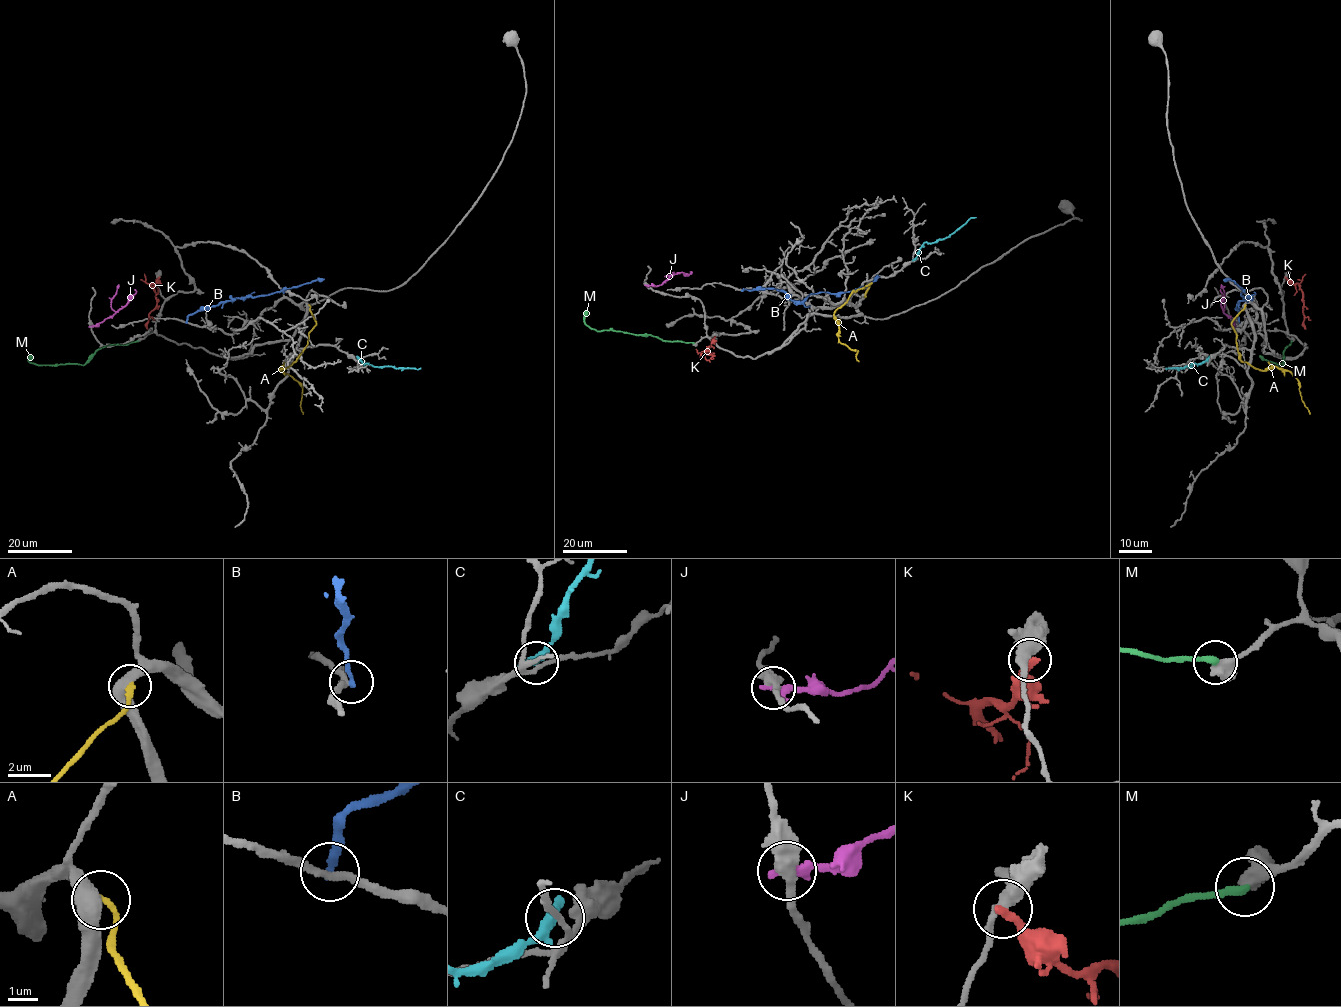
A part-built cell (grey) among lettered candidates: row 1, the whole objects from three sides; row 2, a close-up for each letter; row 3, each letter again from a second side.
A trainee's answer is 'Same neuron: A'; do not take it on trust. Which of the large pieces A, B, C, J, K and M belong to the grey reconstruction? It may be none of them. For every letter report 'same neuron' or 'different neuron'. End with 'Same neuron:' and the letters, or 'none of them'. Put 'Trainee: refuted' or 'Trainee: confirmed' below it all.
A: different neuron
B: different neuron
C: different neuron
J: different neuron
K: different neuron
M: same neuron
Same neuron: M
Trainee: refuted

